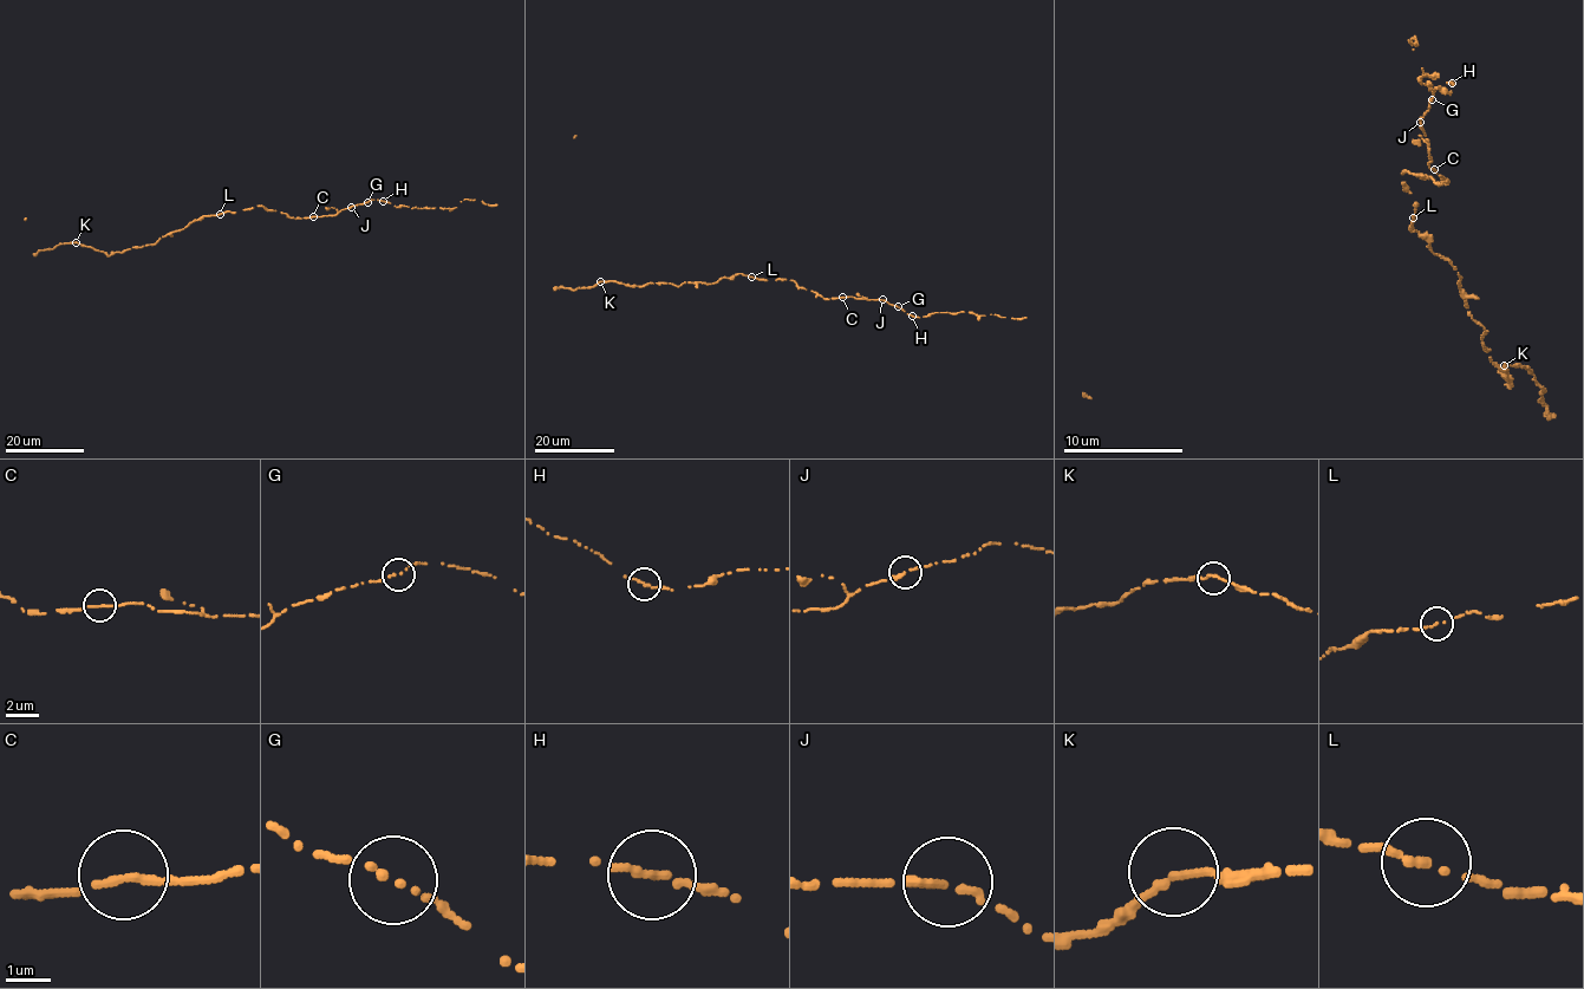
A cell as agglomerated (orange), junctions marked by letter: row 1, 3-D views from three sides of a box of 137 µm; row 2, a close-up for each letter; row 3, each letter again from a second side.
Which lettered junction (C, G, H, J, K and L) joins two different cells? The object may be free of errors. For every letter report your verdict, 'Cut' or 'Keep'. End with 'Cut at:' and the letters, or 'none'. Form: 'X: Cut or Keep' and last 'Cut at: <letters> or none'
C: Keep
G: Keep
H: Keep
J: Keep
K: Keep
L: Keep
Cut at: none

